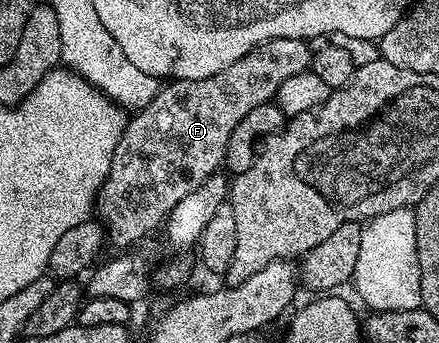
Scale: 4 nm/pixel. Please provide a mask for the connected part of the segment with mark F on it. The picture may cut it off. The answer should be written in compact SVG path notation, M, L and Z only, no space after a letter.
M275 38L255 46L243 54L243 58L231 62L231 66L219 70L219 74L211 74L211 78L174 80L158 87L149 105L128 117L119 138L119 146L115 146L115 154L111 158L111 170L95 205L96 215L106 229L110 245L123 250L136 245L133 243L143 239L155 228L160 229L168 220L171 210L175 210L175 206L179 206L187 194L196 192L207 177L214 175L224 165L227 142L235 126L239 126L239 122L243 122L243 118L247 118L255 106L270 103L287 78L310 71L312 58L313 52L306 41Z

